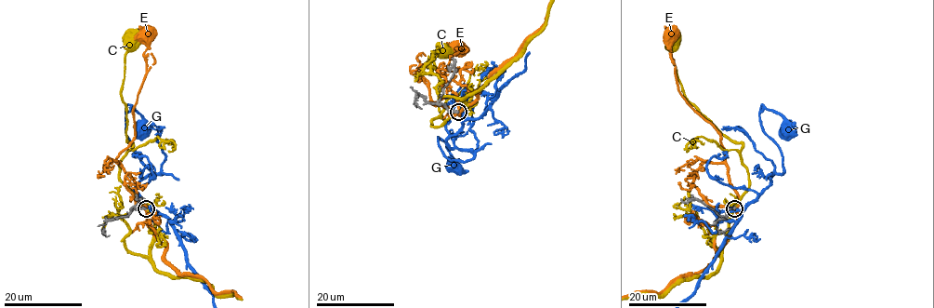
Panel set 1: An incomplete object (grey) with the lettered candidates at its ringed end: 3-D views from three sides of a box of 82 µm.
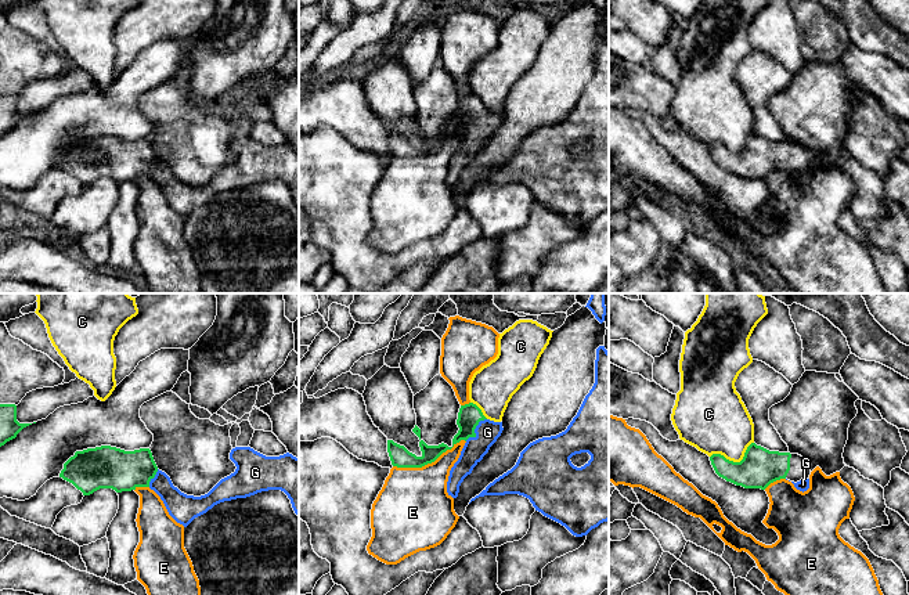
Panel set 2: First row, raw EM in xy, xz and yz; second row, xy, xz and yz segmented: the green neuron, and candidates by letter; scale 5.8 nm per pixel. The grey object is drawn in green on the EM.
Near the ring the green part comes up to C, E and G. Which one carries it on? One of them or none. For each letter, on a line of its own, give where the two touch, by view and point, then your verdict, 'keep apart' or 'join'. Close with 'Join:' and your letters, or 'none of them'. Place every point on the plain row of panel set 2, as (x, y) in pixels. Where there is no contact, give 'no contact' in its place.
C: yz (732, 151) | keep apart
E: xz (429, 152) | keep apart
G: xz (473, 121) | join
Join: G

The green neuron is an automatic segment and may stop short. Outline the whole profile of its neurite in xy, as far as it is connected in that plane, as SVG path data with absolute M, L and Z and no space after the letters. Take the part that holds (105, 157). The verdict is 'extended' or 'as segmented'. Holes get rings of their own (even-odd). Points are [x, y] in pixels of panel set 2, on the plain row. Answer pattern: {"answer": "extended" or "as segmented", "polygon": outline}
{"answer": "extended", "polygon": "M101 136L76 141L64 154L59 167L72 173L83 185L90 185L100 178L112 178L122 183L137 177L149 177L160 187L169 205L184 217L220 192L246 188L268 180L284 181L299 206L299 148L289 143L279 147L266 147L250 137L235 137L230 143L230 149L237 156L235 162L221 169L208 184L201 187L187 185L174 177L170 167L158 159L149 138L125 141Z"}

